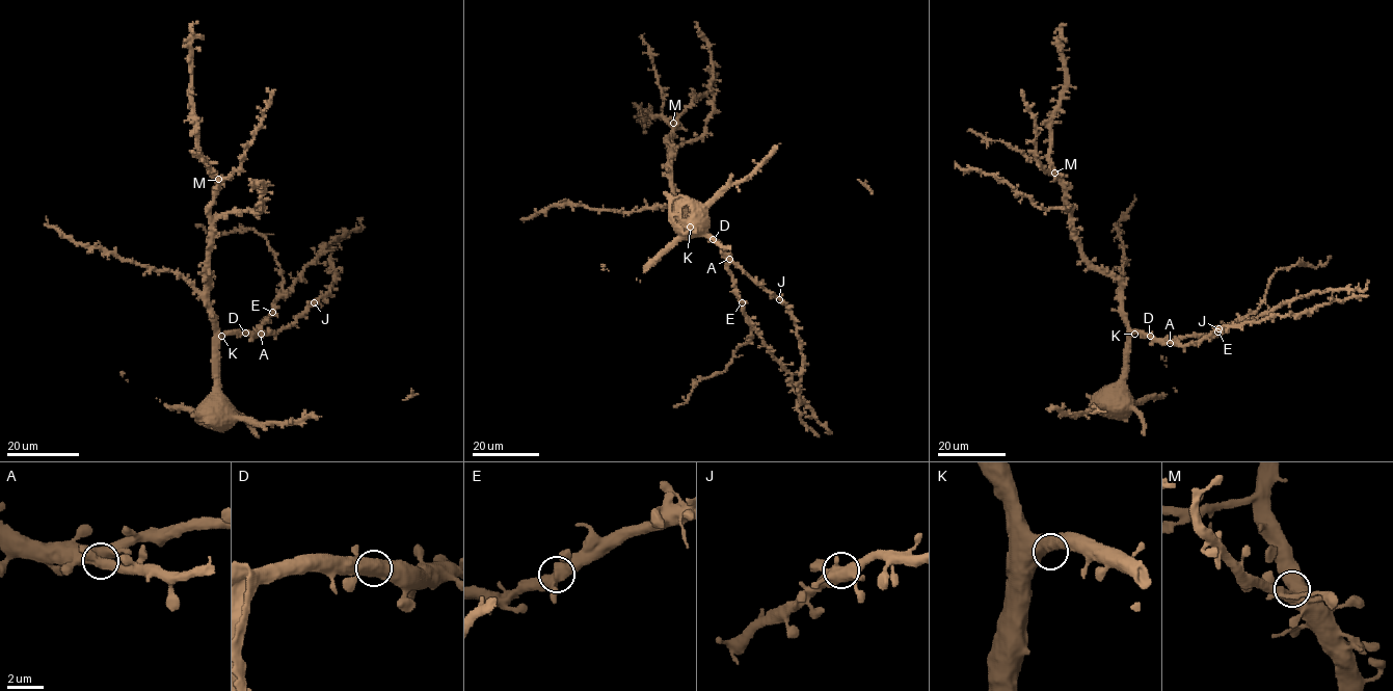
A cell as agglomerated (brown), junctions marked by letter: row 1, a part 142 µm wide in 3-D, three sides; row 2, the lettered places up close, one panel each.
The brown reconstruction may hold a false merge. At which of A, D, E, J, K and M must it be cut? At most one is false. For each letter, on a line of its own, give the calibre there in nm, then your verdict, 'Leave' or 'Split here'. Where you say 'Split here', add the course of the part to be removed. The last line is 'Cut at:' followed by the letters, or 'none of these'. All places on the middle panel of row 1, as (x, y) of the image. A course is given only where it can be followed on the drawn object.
A: Thickness 550 nm. Leave
D: Thickness 480 nm. Leave
E: Thickness 500 nm. Leave
J: Thickness 500 nm. Leave
K: Thickness 550 nm. Leave
M: Thickness 600 nm. Leave
Cut at: none of these

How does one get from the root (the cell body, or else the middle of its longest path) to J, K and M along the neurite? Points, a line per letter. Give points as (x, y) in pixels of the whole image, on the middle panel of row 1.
J: (680, 212), (779, 299)
K: (680, 212), (690, 227)
M: (680, 212), (674, 206), (668, 139), (673, 123)

